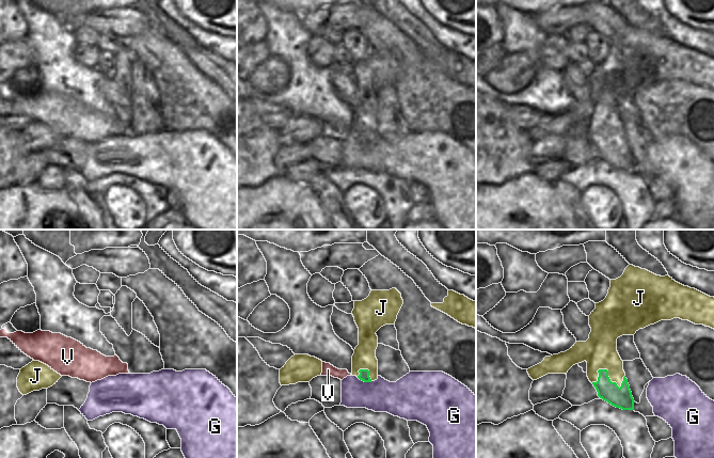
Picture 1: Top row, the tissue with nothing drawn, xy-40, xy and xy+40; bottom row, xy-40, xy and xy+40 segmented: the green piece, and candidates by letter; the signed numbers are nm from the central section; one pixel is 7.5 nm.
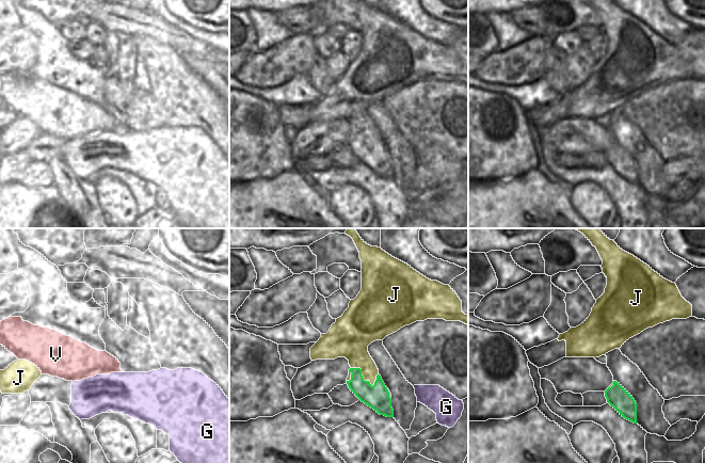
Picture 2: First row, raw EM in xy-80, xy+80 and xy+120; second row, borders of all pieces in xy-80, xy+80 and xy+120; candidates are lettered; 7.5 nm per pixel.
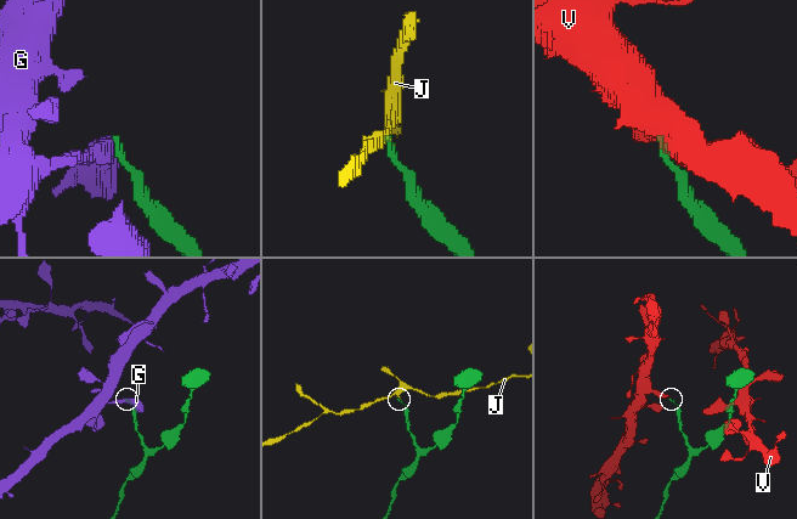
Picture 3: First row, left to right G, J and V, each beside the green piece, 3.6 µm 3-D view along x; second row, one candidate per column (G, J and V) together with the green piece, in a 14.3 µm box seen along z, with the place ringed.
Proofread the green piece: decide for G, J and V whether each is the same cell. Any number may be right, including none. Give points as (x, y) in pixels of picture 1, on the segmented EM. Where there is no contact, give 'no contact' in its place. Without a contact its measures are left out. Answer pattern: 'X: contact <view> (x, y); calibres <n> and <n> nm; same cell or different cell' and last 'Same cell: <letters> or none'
G: contact xy (364, 381); calibres 80 and 240 nm; different cell
J: contact xy+40 (607, 373); calibres 160 and 260 nm; different cell
V: no contact; different cell
Same cell: none

